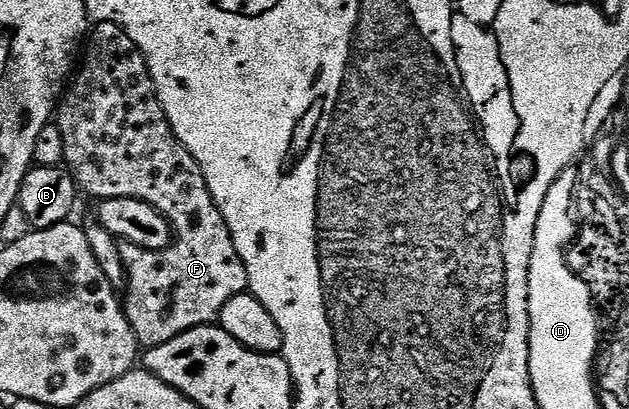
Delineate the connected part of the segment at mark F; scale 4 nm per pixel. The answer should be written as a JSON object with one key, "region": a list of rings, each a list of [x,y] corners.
{"region":[[[112,22],[93,25],[84,44],[80,67],[61,97],[56,123],[60,134],[64,134],[65,167],[85,195],[87,192],[98,200],[143,200],[156,206],[156,210],[160,210],[160,214],[170,221],[172,243],[160,254],[135,244],[121,245],[126,265],[124,311],[138,334],[139,345],[163,344],[201,324],[214,324],[221,317],[226,303],[247,291],[246,267],[234,245],[234,235],[228,230],[208,190],[208,182],[196,158],[192,158],[190,151],[178,141],[164,114],[164,106],[160,106],[154,79],[150,77],[142,52],[120,26]]]}

